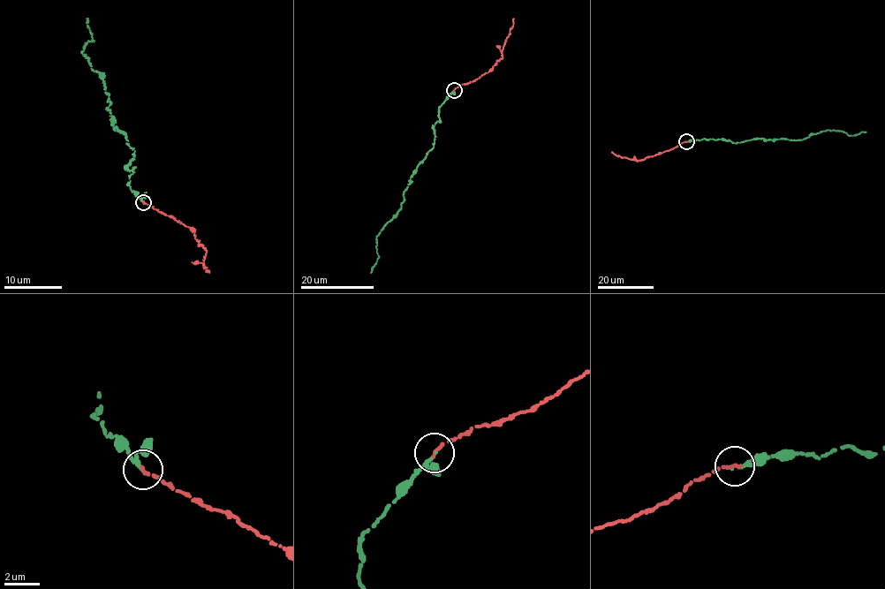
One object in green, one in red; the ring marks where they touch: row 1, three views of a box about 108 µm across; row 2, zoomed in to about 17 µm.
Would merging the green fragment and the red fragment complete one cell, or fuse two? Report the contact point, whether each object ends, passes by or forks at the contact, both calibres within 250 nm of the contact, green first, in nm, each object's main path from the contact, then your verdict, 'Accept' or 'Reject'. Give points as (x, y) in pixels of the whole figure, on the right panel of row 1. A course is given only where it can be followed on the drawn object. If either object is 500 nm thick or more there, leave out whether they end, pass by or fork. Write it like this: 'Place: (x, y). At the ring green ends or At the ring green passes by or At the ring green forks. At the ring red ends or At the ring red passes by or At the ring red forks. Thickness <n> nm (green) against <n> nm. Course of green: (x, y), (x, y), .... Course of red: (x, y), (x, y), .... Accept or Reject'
Place: (686, 141). At the ring green ends. At the ring red ends. Thickness 170 nm (green) against 220 nm. Course of green: (686, 142), (706, 139), (734, 143), (759, 139), (800, 139), (828, 130), (843, 132), (850, 136), (866, 132). Course of red: (686, 142), (644, 160), (636, 161), (612, 152). Accept

